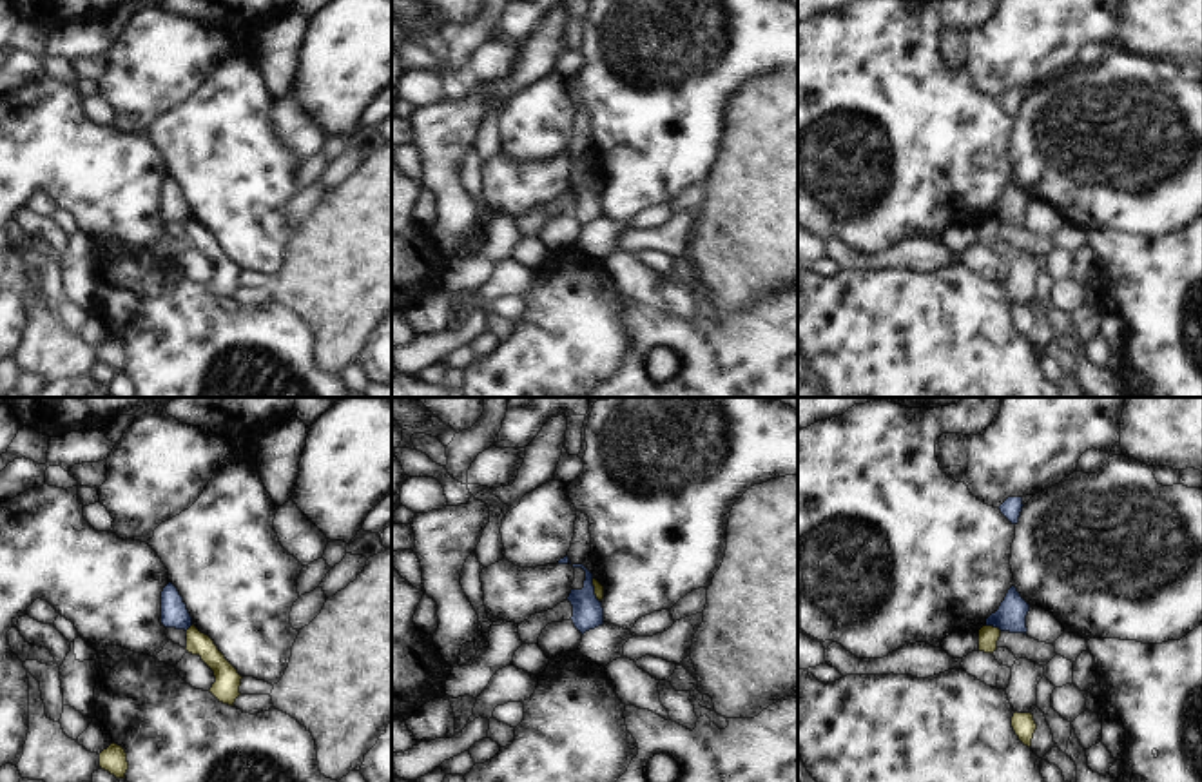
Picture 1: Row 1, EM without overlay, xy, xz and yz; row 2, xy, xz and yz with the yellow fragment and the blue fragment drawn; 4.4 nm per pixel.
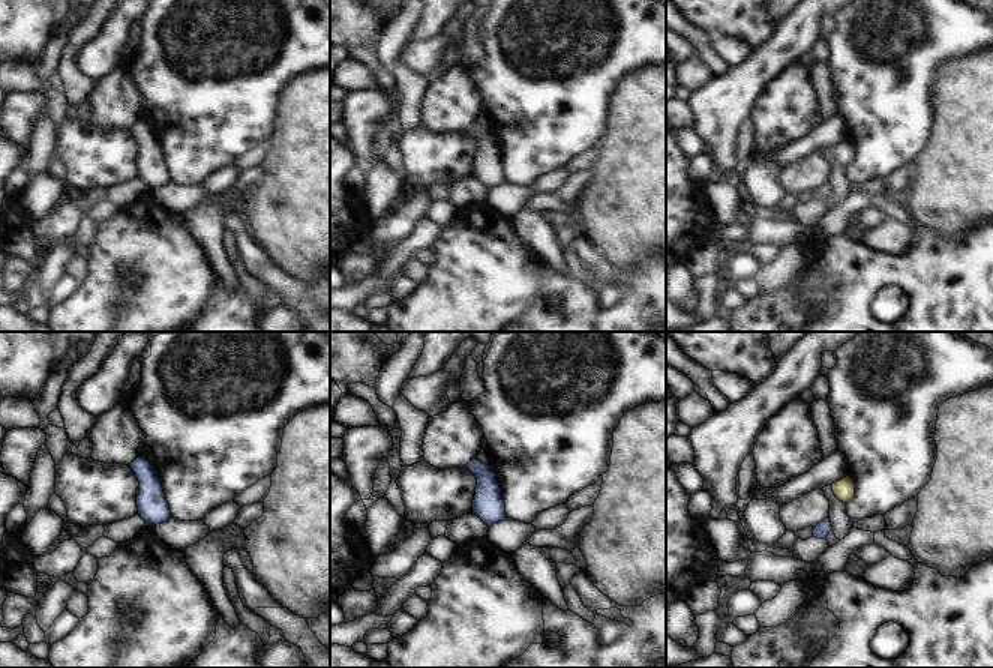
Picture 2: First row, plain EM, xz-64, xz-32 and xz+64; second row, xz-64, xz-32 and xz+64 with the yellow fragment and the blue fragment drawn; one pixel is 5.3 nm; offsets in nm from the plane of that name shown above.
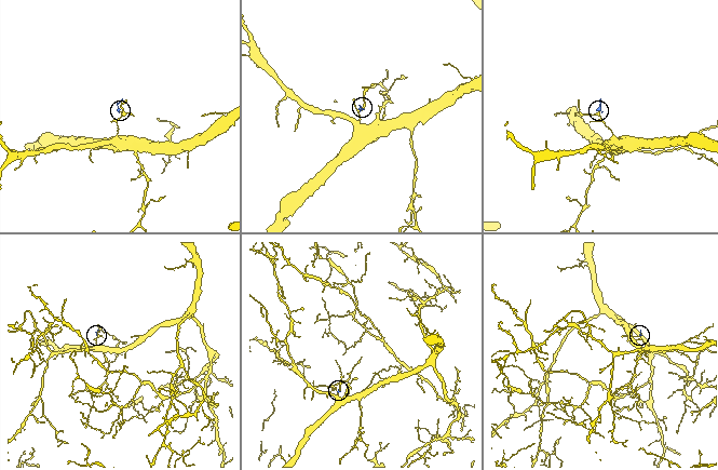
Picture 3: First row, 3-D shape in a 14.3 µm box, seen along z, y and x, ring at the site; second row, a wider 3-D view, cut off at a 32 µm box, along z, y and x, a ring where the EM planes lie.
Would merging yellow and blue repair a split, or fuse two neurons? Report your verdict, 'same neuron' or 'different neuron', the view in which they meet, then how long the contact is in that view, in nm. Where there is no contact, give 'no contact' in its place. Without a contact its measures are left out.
different neuron; contact in yz; length 80 nm

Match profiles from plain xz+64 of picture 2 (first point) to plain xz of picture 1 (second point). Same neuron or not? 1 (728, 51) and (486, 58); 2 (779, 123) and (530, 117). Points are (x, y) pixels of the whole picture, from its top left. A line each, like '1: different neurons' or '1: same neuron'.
1: same neuron
2: same neuron

